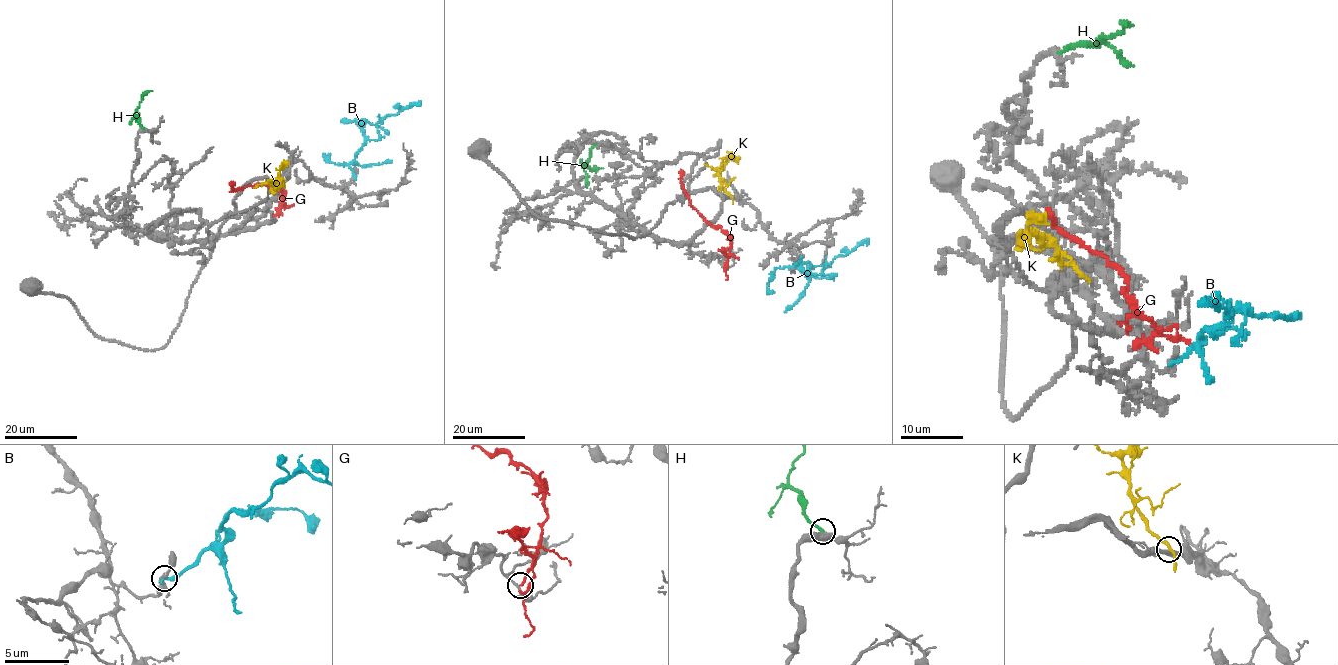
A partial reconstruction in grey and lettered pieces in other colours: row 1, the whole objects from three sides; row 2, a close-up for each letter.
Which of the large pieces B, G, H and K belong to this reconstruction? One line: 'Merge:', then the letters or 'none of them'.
Merge: H

